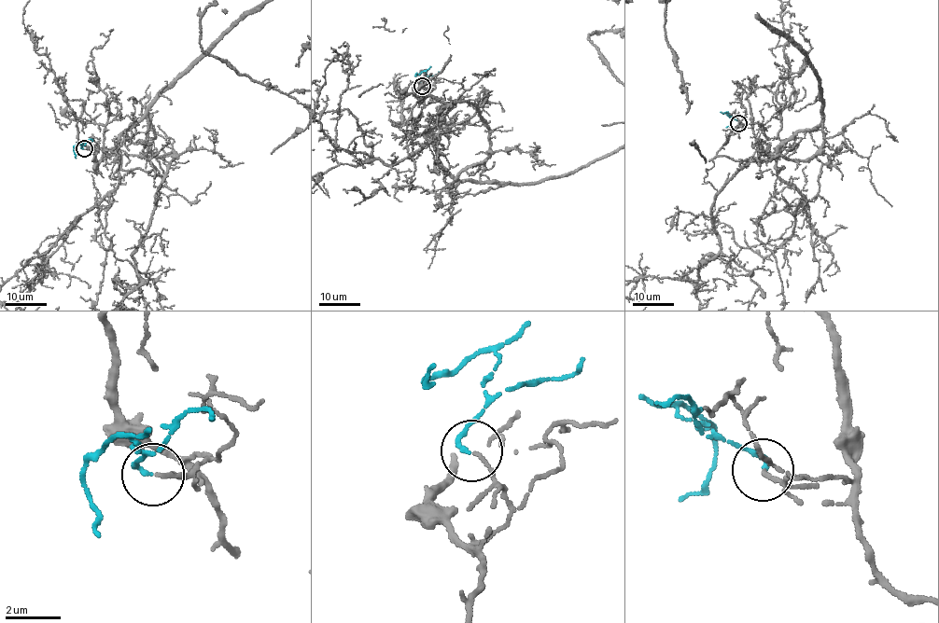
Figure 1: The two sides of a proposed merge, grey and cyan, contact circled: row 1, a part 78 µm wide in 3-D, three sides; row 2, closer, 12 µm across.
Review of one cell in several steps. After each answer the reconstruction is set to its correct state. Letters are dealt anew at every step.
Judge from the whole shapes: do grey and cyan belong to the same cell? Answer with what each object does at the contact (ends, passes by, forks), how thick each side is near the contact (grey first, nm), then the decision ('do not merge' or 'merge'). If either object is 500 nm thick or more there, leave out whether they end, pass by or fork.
grey ends | cyan ends | 120/150 nm | merge

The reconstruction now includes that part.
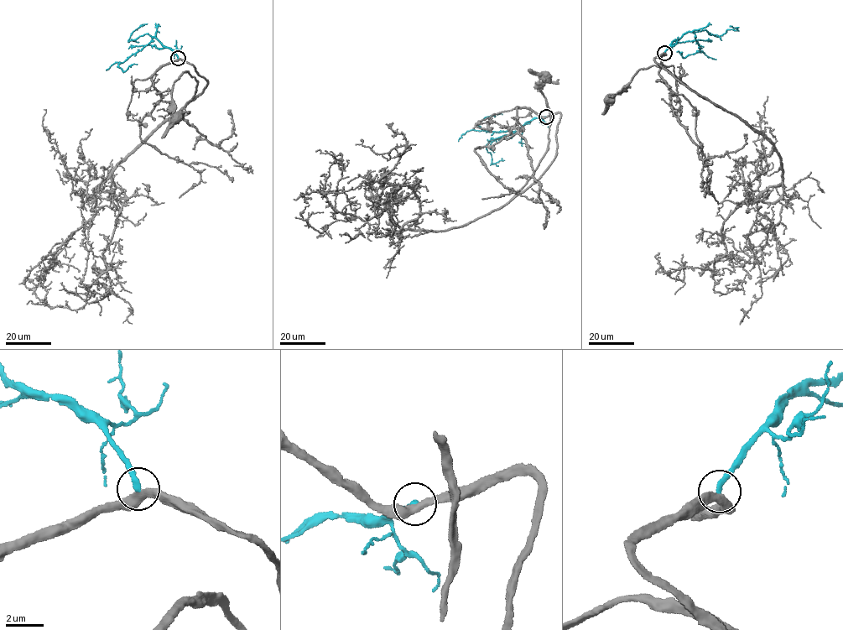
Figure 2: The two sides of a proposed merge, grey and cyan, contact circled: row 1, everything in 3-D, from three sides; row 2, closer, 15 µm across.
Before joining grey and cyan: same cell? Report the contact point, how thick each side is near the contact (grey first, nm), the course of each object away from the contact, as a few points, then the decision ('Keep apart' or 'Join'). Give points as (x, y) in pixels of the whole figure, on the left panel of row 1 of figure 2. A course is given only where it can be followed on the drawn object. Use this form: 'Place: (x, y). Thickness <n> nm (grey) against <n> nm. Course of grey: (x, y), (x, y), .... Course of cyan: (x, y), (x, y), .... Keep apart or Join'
Place: (178, 58). Thickness 400 nm (grey) against 280 nm. Course of grey: (178, 59), (193, 65), (208, 82), (190, 101), (197, 83), (187, 72), (183, 73), (171, 96), (174, 119). Course of cyan: (178, 59), (173, 50), (146, 33), (128, 42), (131, 33), (147, 23). Keep apart

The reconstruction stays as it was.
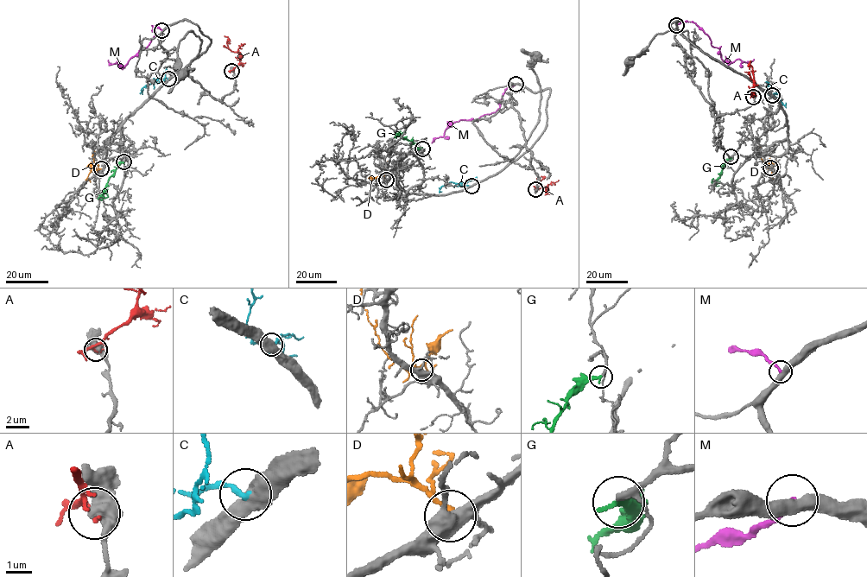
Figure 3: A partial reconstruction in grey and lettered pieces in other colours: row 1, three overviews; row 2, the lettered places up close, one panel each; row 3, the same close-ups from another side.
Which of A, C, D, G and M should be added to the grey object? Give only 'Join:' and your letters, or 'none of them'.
Join: G

